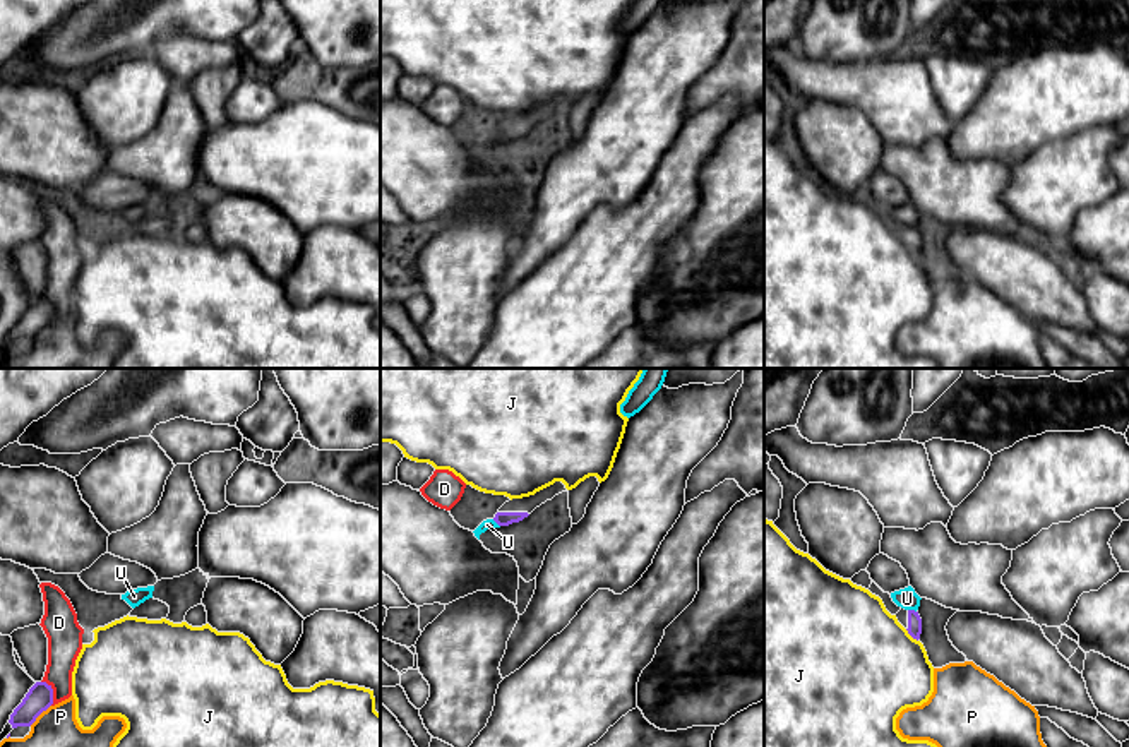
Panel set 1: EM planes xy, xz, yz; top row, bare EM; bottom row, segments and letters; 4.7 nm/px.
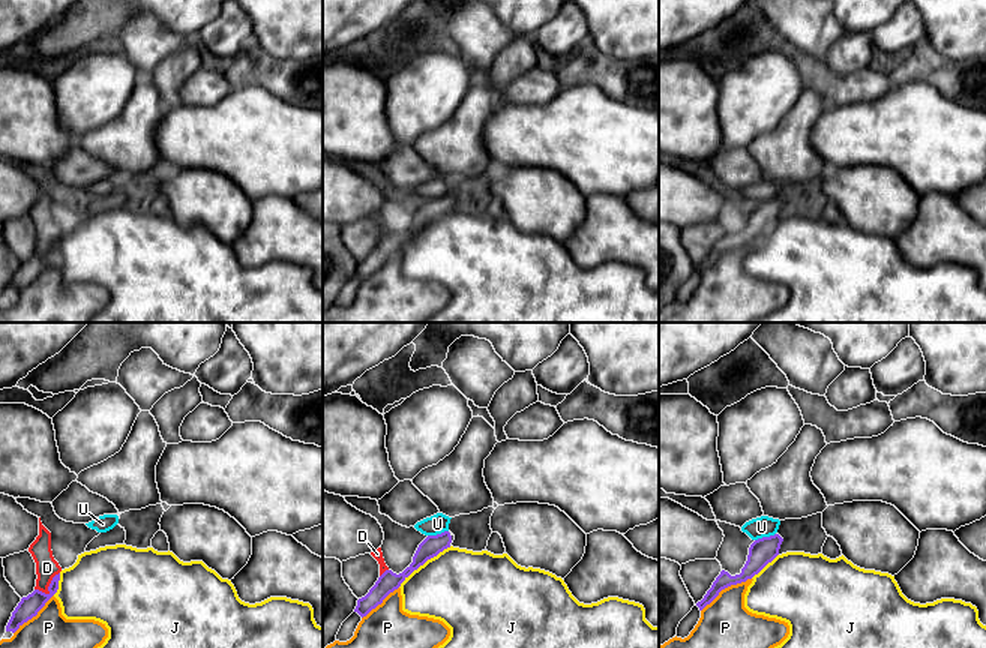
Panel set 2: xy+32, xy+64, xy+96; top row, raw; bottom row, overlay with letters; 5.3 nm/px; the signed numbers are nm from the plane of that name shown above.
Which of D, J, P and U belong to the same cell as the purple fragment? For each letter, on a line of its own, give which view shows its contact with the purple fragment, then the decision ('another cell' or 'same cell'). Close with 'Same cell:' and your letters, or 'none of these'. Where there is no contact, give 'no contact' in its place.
D: xy | another cell
J: yz | another cell
P: xy | another cell
U: yz | another cell
Same cell: none of these

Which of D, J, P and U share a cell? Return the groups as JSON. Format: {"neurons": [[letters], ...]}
{"neurons": [["D"], ["J"], ["P"], ["U"]]}

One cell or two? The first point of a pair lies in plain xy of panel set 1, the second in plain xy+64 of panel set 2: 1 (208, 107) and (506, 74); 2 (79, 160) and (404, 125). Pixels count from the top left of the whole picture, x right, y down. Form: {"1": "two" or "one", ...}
{"1": "one", "2": "two"}

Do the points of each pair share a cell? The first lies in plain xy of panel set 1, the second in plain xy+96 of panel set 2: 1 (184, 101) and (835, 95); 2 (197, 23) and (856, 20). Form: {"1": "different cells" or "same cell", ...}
{"1": "different cells", "2": "same cell"}

